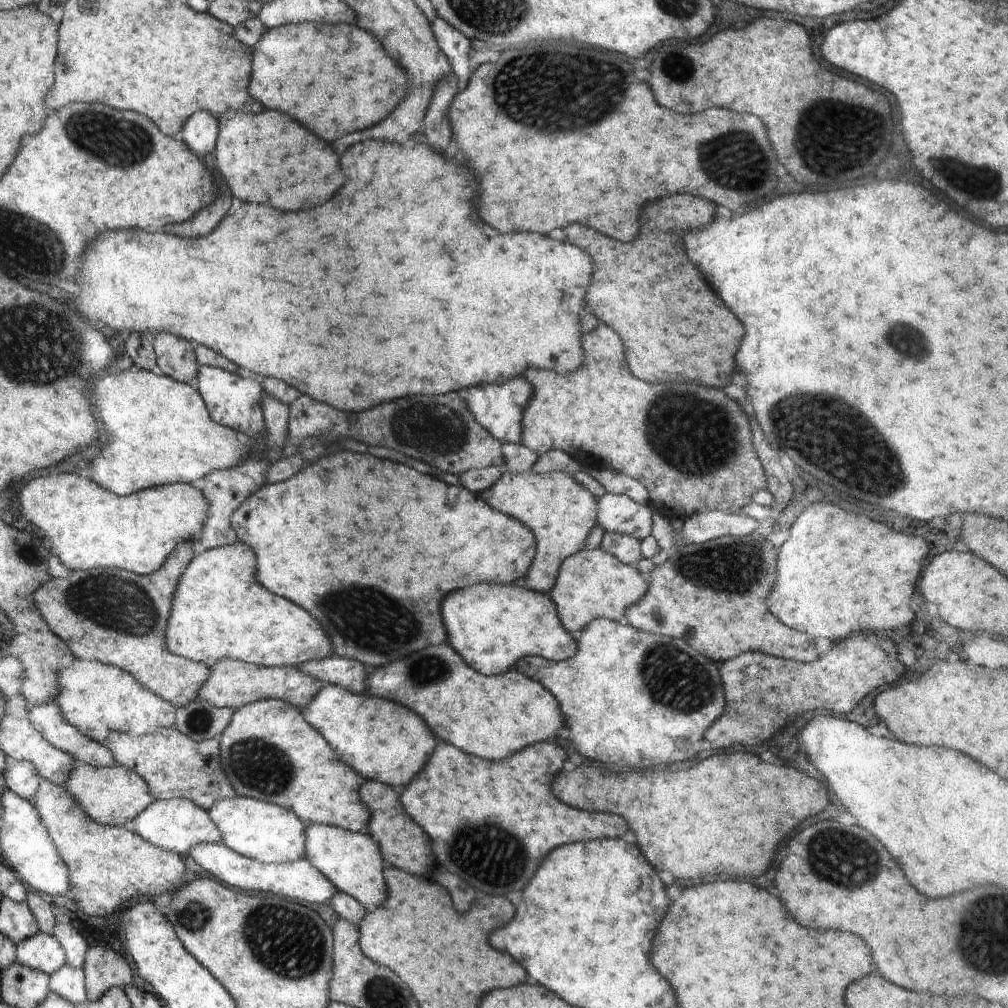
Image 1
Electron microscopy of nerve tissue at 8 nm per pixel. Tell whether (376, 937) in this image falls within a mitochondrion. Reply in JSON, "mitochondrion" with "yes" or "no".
{"mitochondrion":"no"}

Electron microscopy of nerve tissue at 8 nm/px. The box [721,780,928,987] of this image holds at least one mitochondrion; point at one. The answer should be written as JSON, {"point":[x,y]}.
{"point":[844,859]}

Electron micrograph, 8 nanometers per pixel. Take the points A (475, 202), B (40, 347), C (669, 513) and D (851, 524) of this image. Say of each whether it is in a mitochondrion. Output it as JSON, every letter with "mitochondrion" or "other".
{"A":"other","B":"mitochondrion","C":"other","D":"other"}

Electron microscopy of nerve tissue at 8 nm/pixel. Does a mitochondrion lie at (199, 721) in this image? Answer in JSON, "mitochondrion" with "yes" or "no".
{"mitochondrion":"yes"}

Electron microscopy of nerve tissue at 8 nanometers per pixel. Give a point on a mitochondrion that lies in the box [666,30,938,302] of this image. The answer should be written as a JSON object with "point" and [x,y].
{"point":[830,136]}

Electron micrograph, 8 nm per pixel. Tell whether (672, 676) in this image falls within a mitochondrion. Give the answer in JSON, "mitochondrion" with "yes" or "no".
{"mitochondrion":"yes"}

